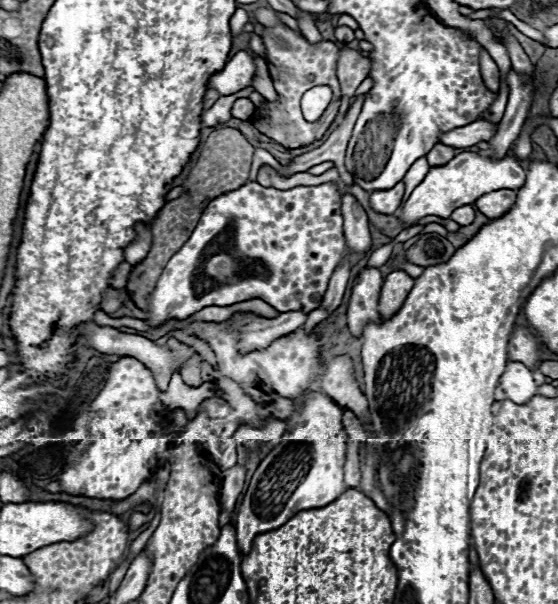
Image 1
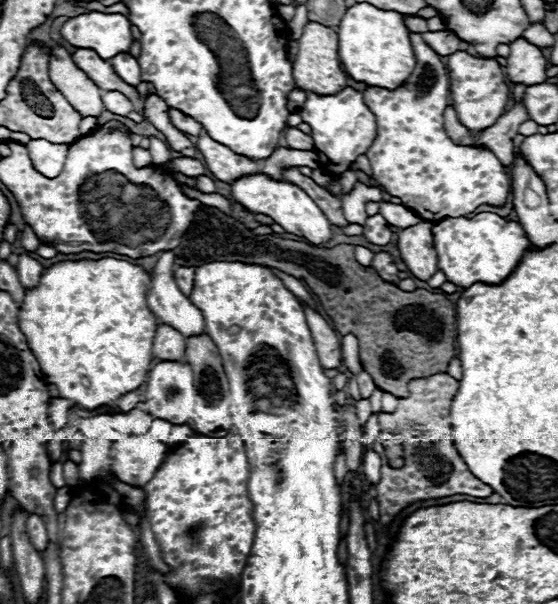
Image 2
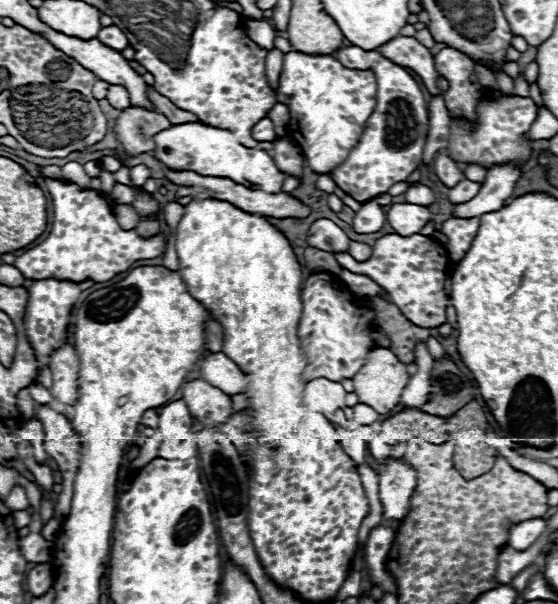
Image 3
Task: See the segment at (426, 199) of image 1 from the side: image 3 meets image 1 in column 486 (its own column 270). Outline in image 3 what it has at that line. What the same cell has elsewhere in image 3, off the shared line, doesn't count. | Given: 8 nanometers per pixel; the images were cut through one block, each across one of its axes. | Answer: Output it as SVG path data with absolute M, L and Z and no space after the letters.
M202 122L172 124L170 128L158 132L154 136L154 142L156 142L156 148L152 152L154 158L172 170L192 170L196 174L208 174L214 178L232 178L234 182L264 192L280 192L286 178L286 174L280 168L276 168L268 152L246 148L236 140L232 132Z

